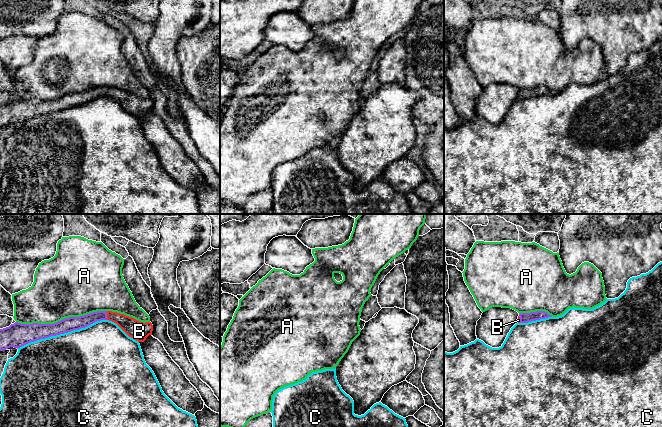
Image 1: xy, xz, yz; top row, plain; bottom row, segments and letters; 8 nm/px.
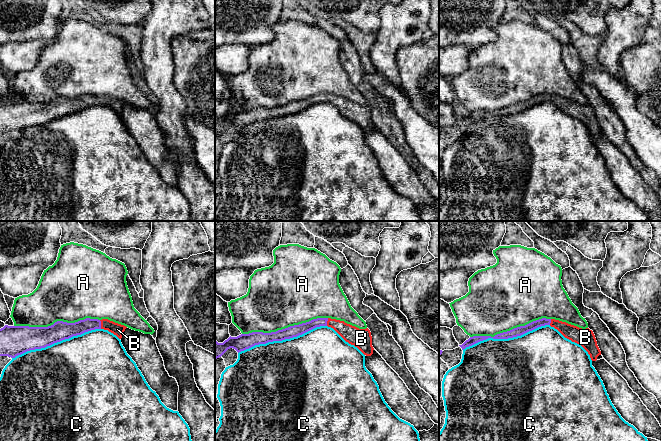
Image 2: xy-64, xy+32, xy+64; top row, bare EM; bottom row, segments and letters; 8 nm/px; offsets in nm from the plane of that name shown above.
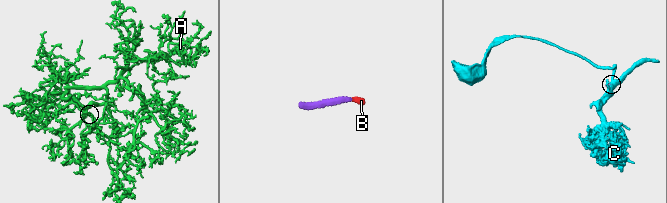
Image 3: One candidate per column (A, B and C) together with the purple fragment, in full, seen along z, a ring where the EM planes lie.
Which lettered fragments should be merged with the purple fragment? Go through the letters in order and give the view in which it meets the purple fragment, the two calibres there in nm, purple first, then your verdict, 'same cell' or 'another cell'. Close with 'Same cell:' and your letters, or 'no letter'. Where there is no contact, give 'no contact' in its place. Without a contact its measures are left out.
A: meets purple in xy; 140 nm thick on the purple side, 460 nm on the other; another cell
B: meets purple in xy; 110 nm thick on the purple side, 150 nm on the other; same cell
C: meets purple in xy; 140 nm thick on the purple side, 480 nm on the other; another cell
Same cell: B

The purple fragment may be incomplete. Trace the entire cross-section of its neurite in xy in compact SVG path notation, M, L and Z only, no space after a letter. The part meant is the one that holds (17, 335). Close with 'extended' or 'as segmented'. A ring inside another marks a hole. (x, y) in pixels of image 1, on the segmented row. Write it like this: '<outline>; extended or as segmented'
M97 311L80 317L65 318L54 324L15 322L9 327L0 329L0 351L10 347L18 349L30 342L79 330L101 320L116 323L129 337L138 342L144 342L149 335L152 335L151 322L143 323L117 312Z; extended

